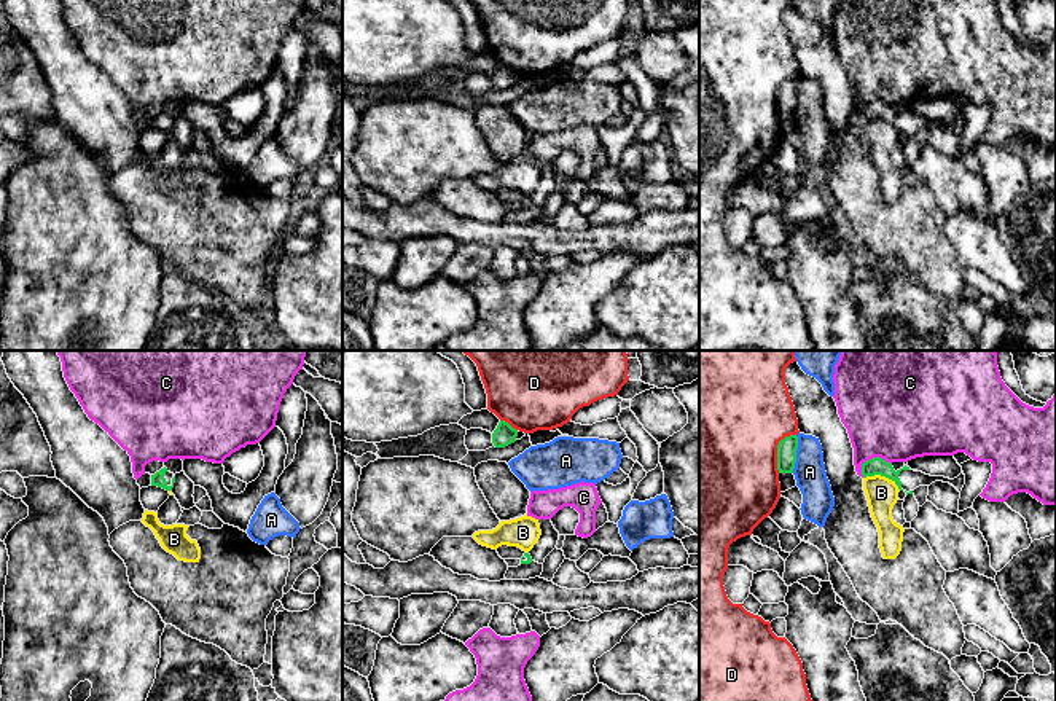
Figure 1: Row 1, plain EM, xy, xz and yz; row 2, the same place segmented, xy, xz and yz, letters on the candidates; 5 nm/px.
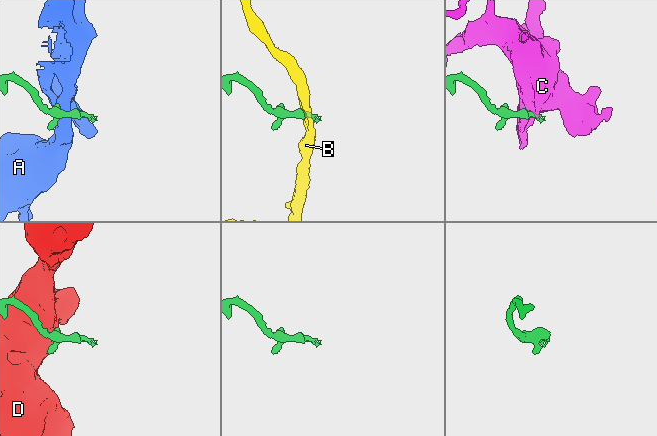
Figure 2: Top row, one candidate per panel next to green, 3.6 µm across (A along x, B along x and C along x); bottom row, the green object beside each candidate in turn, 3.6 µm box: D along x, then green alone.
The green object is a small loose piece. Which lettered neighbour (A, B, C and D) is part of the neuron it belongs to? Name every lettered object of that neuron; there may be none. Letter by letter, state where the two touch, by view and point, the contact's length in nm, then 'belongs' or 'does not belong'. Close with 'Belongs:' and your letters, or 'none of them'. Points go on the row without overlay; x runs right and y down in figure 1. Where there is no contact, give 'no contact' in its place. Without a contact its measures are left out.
A: meets green in yz at (795, 97); contact 190 nm long; does not belong
B: meets green in yz at (883, 118); contact 200 nm long; does not belong
C: meets green in yz at (873, 101); contact 170 nm long; does not belong
D: meets green in yz at (778, 93); contact 220 nm long; does not belong
Belongs: none of them

